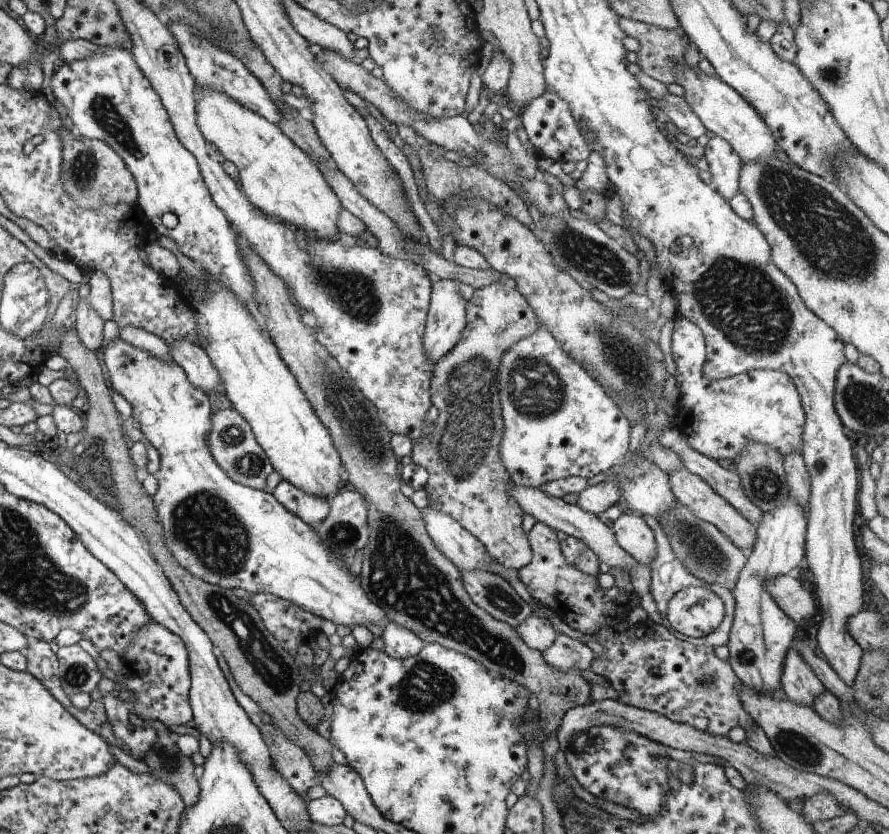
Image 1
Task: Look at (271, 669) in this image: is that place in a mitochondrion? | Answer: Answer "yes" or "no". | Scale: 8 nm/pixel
yes

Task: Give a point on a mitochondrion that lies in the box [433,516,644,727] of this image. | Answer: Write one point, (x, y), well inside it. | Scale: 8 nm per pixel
(498, 597)

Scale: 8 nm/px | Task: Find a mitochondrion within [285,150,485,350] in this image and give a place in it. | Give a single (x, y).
(352, 293)

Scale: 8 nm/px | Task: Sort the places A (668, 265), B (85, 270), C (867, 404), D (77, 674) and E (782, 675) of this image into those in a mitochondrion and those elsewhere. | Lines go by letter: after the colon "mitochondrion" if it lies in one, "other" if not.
A: other
B: other
C: mitochondrion
D: mitochondrion
E: other

